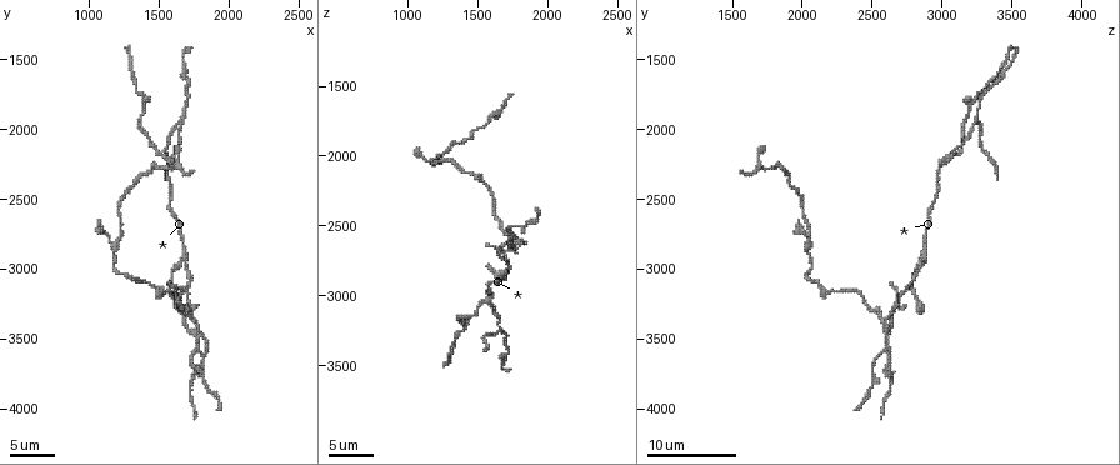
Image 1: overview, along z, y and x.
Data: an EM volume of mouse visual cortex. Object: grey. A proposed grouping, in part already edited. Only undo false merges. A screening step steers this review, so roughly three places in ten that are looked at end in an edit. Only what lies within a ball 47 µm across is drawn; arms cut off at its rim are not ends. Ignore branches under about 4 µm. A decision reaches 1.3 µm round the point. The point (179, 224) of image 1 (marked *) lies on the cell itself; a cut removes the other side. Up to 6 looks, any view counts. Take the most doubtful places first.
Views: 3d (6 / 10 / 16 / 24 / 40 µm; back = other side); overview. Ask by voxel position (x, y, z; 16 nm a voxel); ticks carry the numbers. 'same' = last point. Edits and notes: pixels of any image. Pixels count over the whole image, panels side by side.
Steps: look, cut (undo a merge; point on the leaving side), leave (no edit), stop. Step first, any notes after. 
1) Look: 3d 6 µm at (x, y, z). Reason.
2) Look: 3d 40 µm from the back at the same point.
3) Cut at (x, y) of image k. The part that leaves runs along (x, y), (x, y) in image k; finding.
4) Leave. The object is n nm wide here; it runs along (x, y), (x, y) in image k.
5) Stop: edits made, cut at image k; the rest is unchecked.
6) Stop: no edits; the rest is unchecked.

Look: 3d 10 µm at (1780, 3580, 2600). Four arms meet.

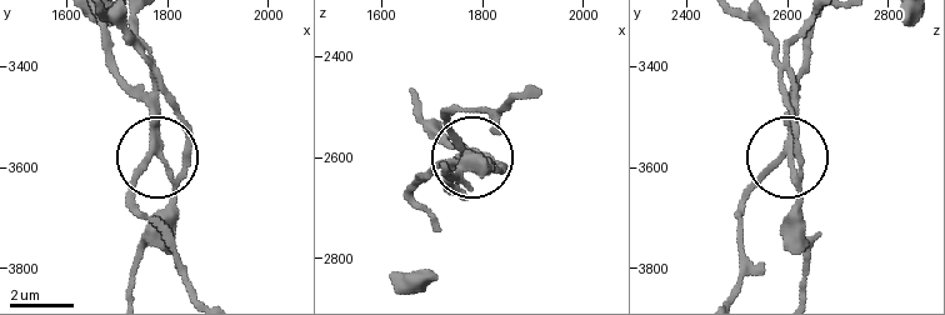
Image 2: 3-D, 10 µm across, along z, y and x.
Cut at (170, 169) of image 2. 4 arms meet here; the part that leaves runs along (151, 120), (149, 66), (111, 26) in image 2; a second cell is stuck on.

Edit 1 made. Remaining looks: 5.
Look: 3d 6 µm at (1540, 2200, 3060). Two arms in line, one across.

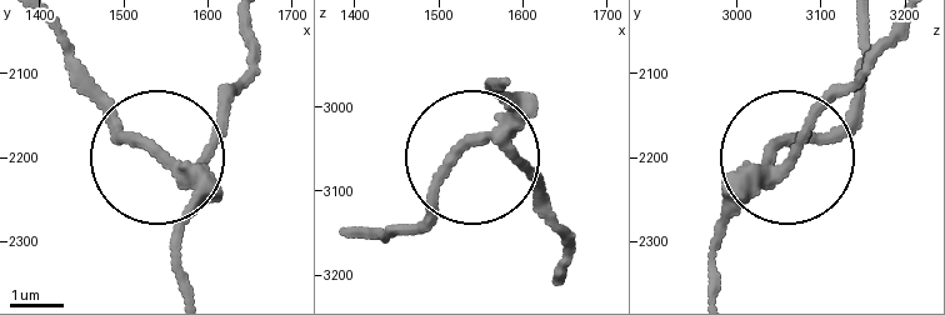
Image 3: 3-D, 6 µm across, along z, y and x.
Leave. The object is 260 nm wide here; it runs along (189, 291), (171, 161), (198, 158), (251, 68) in image 3; continuous, no second cell.

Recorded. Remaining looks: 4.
Look: 3d 10 µm at (1680, 1940, 3260). Side arm on a straight run.

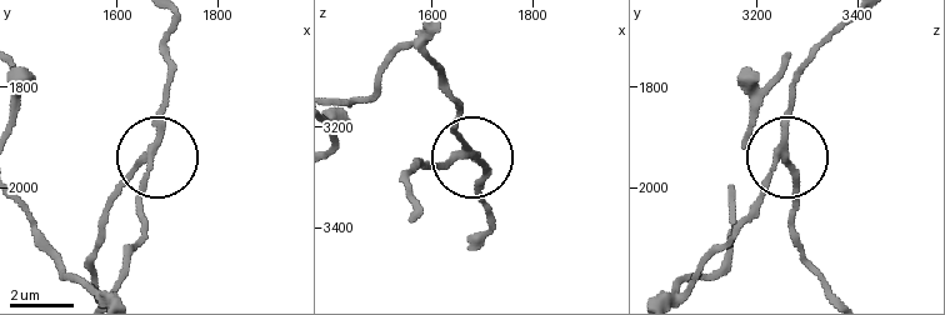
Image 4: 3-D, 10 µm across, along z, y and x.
Cut at (131, 173) of image 4. The side arm is 8 µm long; the part that leaves runs along (784, 138), (793, 231), (821, 288) in image 4; two cells meet here.

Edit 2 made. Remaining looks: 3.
Stop: edits made, cut at image 2, cut at image 4; the rest is unchecked.

